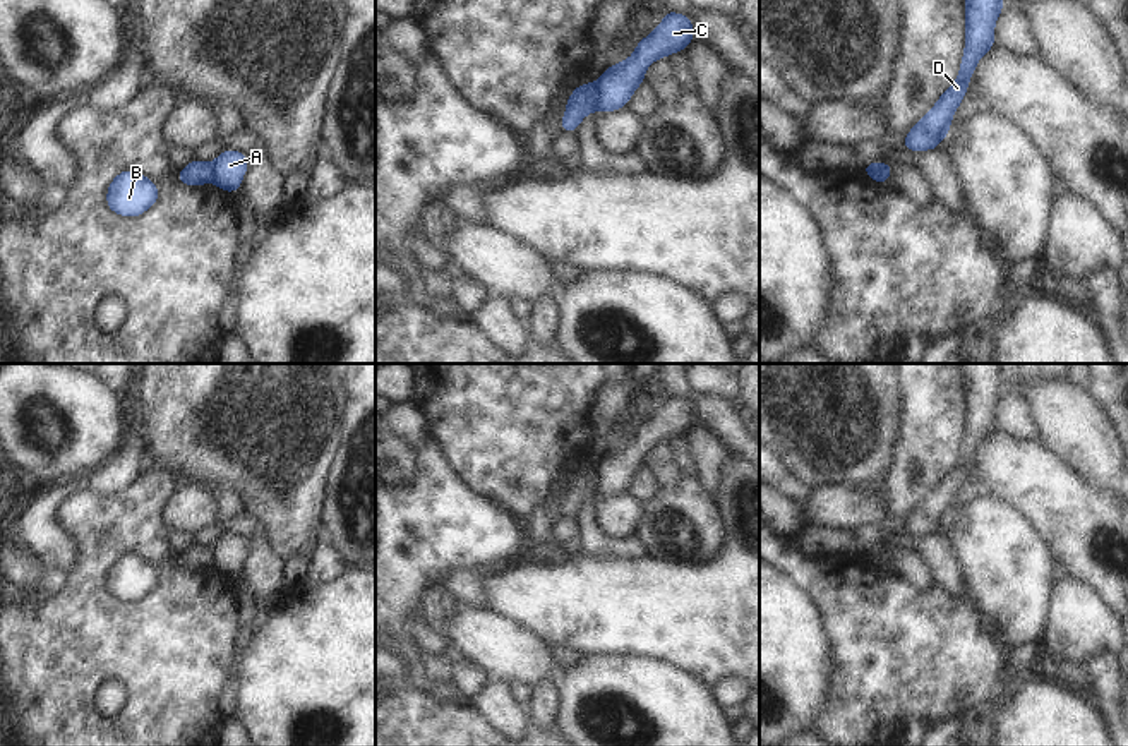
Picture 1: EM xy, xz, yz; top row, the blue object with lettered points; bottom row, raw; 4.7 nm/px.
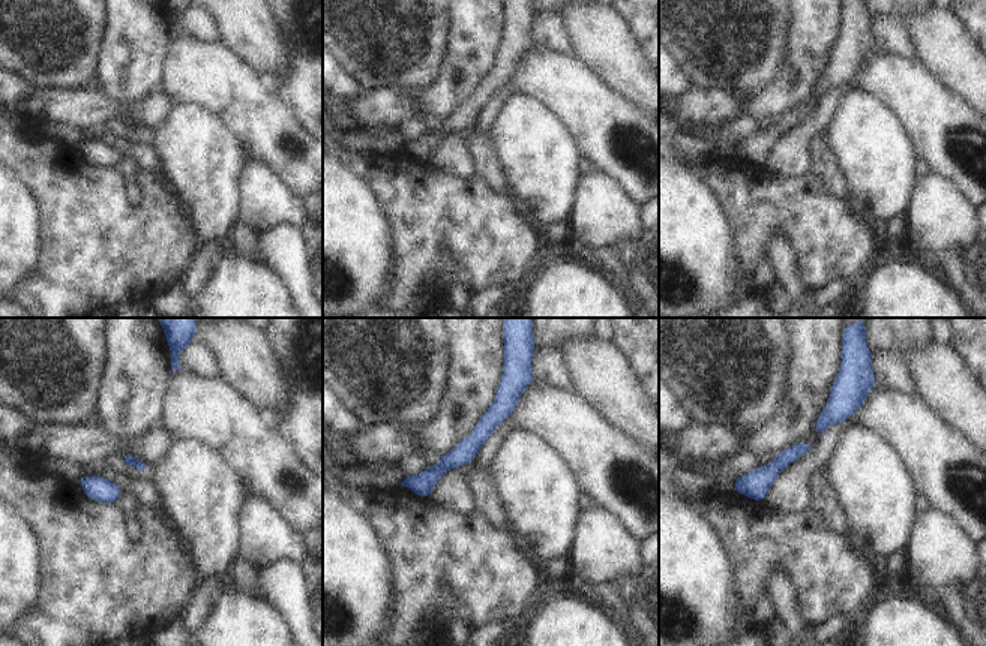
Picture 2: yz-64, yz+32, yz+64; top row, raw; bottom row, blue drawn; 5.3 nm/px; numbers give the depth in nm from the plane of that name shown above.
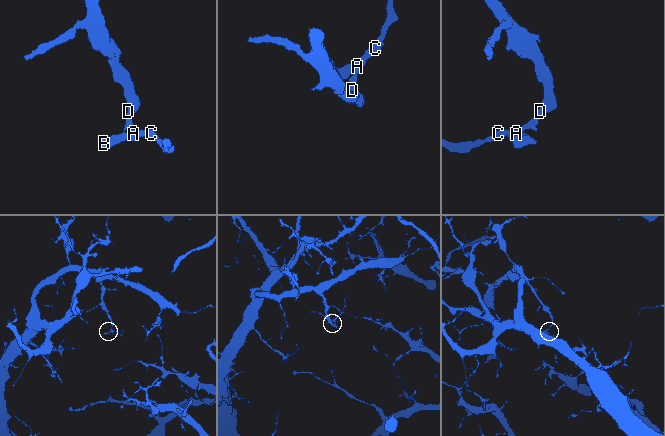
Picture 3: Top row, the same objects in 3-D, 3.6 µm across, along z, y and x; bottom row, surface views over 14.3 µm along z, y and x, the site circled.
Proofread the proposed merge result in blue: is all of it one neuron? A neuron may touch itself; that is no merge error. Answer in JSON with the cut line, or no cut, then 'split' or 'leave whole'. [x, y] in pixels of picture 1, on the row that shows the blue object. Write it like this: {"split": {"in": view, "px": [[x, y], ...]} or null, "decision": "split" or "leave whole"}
{"split": {"in": "xz", "px": [[594, 83], [597, 110]]}, "decision": "split"}

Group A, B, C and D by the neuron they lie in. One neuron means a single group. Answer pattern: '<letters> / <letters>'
A C D / B

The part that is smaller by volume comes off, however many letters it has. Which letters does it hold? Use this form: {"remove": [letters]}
{"remove": ["B"]}

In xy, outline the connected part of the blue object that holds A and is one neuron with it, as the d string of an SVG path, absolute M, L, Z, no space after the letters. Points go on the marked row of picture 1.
M223 149L211 163L214 168L213 183L223 192L233 194L242 189L242 180L249 170L249 154L237 149Z

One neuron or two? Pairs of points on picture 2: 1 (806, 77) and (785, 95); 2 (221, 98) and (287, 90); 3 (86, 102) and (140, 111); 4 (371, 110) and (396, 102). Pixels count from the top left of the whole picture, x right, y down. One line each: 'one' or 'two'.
1: one
2: two
3: one
4: one

